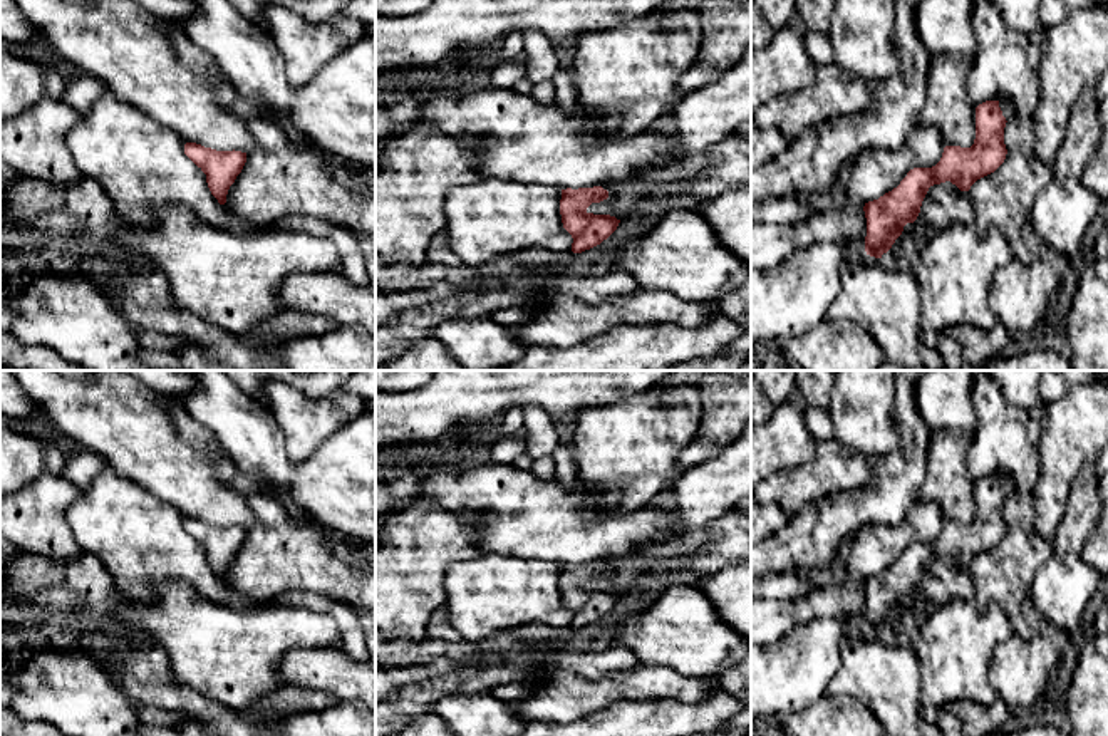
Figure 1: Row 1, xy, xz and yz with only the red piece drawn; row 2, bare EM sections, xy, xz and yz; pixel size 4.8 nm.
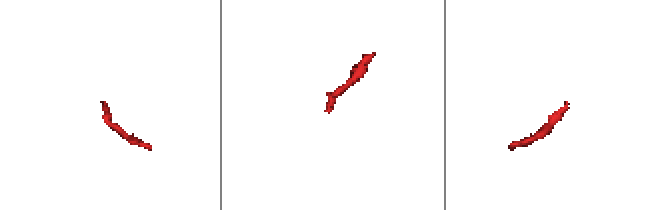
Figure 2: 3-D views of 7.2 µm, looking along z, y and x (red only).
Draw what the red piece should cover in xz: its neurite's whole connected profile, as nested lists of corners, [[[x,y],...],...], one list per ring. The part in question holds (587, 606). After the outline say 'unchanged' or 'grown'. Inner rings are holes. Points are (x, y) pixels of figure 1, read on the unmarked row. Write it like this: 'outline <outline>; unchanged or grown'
outline [[[602,562],[562,565],[560,590],[563,604],[572,610],[572,627],[582,629],[600,620],[619,602],[620,595],[610,590],[593,590],[587,583],[608,573]]]; unchanged

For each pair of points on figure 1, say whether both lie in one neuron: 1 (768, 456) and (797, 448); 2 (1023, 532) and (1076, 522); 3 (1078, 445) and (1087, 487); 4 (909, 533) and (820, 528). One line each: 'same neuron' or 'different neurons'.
1: same neuron
2: different neurons
3: different neurons
4: different neurons

